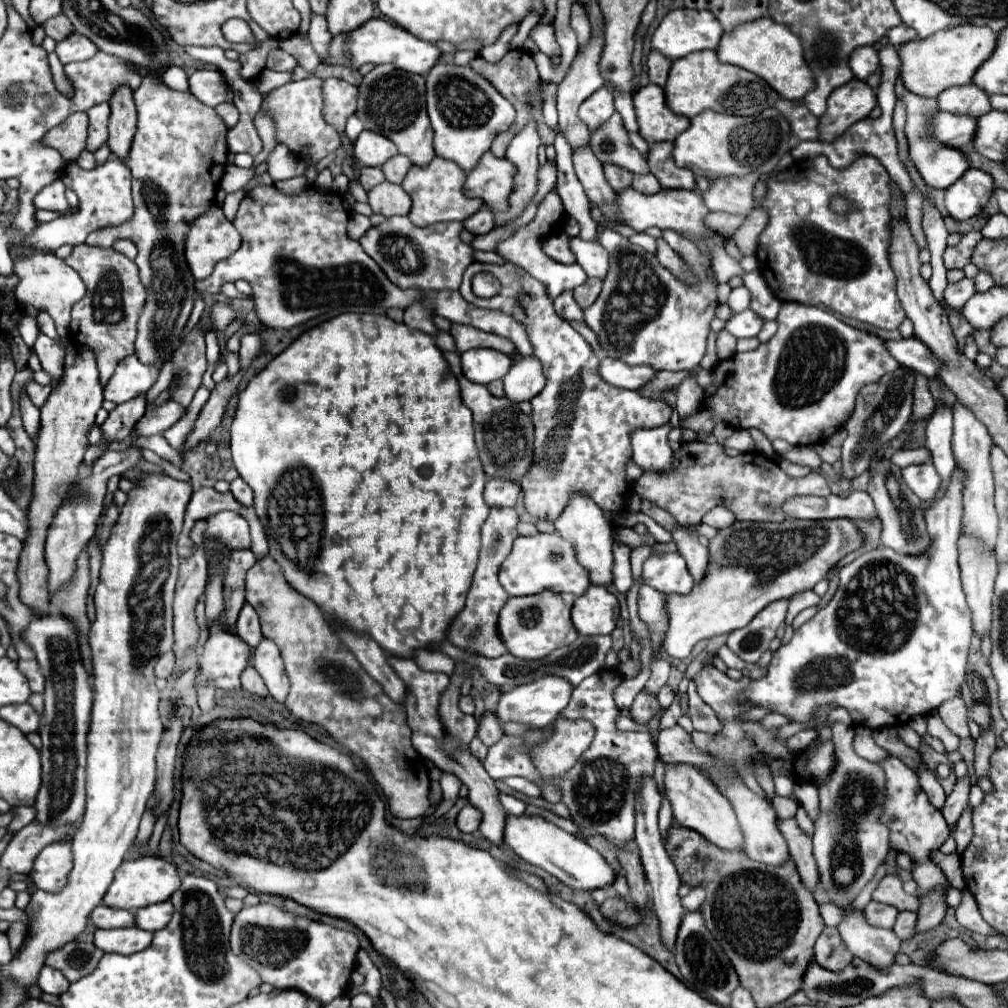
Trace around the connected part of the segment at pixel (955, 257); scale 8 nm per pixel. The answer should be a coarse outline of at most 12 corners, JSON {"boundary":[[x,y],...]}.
{"boundary":[[969,231],[953,249],[943,253],[947,269],[971,263],[973,249],[983,237]]}

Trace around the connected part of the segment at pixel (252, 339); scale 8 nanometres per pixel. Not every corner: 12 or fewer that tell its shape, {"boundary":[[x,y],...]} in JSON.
{"boundary":[[241,335],[241,367],[247,369],[261,351],[257,335]]}

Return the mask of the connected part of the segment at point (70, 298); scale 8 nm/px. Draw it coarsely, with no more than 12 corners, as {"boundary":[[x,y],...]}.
{"boundary":[[55,255],[15,263],[19,301],[31,301],[69,335],[71,305],[85,295]]}

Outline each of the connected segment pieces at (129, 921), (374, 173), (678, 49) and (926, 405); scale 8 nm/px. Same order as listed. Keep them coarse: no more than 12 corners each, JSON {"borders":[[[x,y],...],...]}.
{"borders":[[[99,905],[91,921],[99,929],[133,927],[131,911]],[[361,167],[359,179],[365,191],[385,181],[379,167]],[[673,9],[651,47],[669,59],[717,49],[713,13]],[[915,373],[915,405],[911,421],[933,413],[927,377]]]}

